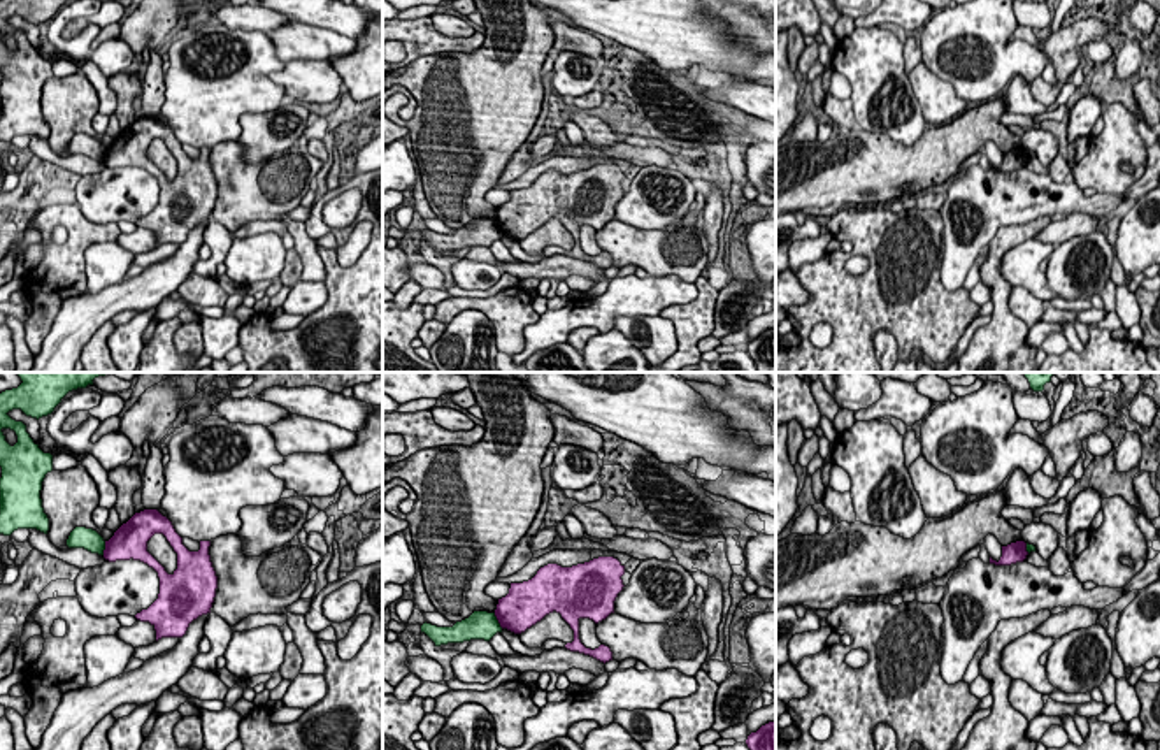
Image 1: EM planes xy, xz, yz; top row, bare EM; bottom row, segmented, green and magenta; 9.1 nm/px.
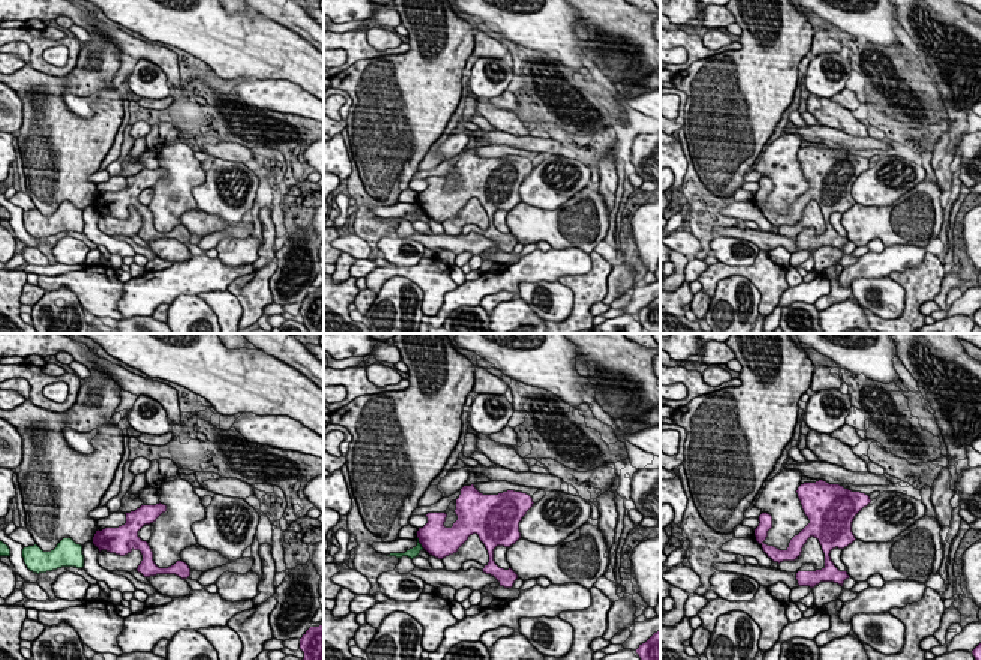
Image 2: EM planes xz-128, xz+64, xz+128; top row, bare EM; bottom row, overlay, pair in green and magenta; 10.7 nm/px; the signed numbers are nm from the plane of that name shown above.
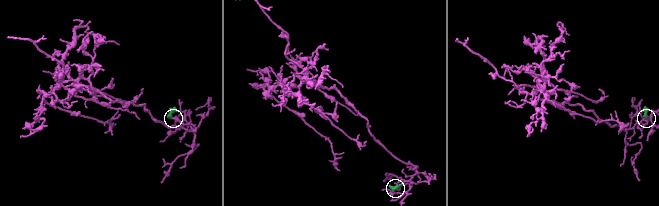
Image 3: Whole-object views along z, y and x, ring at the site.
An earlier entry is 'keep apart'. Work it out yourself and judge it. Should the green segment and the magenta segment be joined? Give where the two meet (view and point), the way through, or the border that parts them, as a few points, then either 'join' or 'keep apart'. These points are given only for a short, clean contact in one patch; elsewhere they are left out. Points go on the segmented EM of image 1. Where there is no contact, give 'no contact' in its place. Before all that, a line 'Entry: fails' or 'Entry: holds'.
Entry: holds
meets green in xz at (497, 620); border along xz (494, 613), (502, 627); keep apart

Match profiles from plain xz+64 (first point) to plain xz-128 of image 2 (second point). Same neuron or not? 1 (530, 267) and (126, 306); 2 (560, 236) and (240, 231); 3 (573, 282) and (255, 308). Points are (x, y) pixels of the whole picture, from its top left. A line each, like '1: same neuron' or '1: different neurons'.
1: same neuron
2: different neurons
3: same neuron

